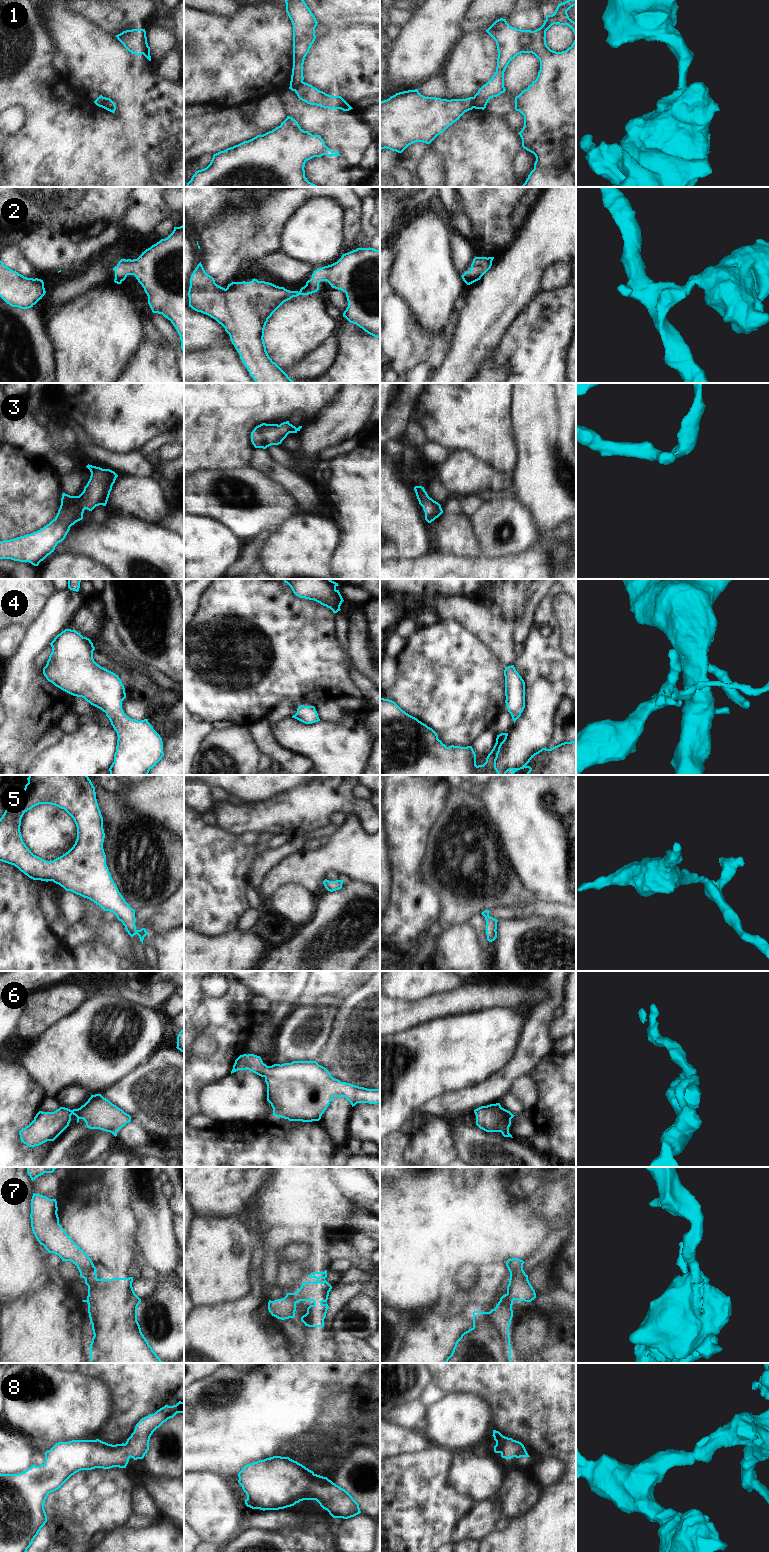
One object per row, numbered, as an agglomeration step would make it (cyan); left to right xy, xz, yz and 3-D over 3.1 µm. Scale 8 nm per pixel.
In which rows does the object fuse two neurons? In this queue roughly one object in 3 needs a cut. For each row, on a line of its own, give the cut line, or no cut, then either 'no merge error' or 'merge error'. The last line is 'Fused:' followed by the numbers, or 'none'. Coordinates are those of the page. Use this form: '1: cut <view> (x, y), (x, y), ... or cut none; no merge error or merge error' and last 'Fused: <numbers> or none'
1: cut xy (102, 97), (103, 107); merge error
2: cut none; no merge error
3: cut none; no merge error
4: cut none; no merge error
5: cut none; no merge error
6: cut none; no merge error
7: cut none; no merge error
8: cut none; no merge error
Fused: 1

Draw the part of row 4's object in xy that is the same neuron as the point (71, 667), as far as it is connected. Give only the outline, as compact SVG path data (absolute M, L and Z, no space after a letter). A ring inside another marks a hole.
M65 629L50 645L52 652L43 668L46 679L61 690L73 696L82 697L105 712L117 733L118 740L114 762L109 768L110 775L147 775L164 756L162 738L153 729L148 719L137 721L124 713L122 702L126 698L126 693L119 676L94 661L93 643L76 630Z

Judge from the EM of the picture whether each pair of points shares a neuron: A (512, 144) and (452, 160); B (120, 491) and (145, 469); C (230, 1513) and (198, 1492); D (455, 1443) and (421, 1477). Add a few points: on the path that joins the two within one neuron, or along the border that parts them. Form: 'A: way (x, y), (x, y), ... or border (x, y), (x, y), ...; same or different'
A: way (497, 144), (481, 147), (467, 160); same
B: border (118, 475), (130, 475), (133, 477), (152, 476); different
C: way (222, 1513), (219, 1513), (206, 1500); same
D: border (433, 1443), (445, 1447), (451, 1452); different

